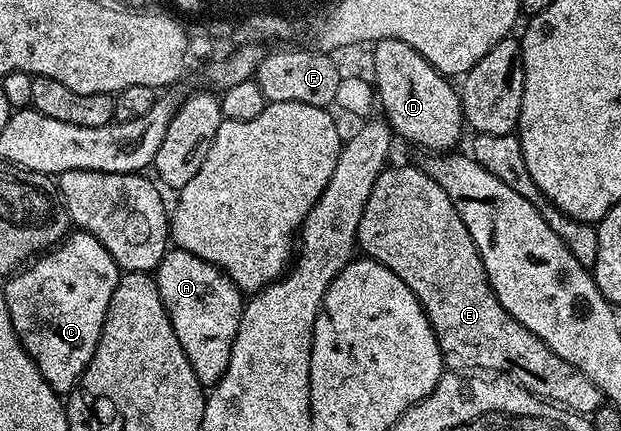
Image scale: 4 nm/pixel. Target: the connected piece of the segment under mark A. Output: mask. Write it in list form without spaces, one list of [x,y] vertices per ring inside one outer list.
[[[177,247],[167,248],[153,278],[176,331],[176,339],[180,339],[180,347],[184,347],[184,355],[188,355],[192,371],[196,371],[196,379],[204,387],[217,385],[232,359],[232,343],[244,308],[242,290],[212,263]]]

